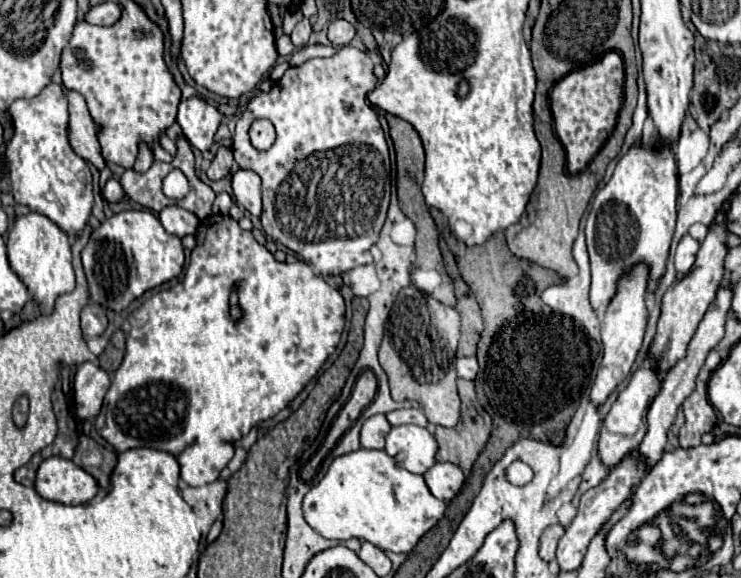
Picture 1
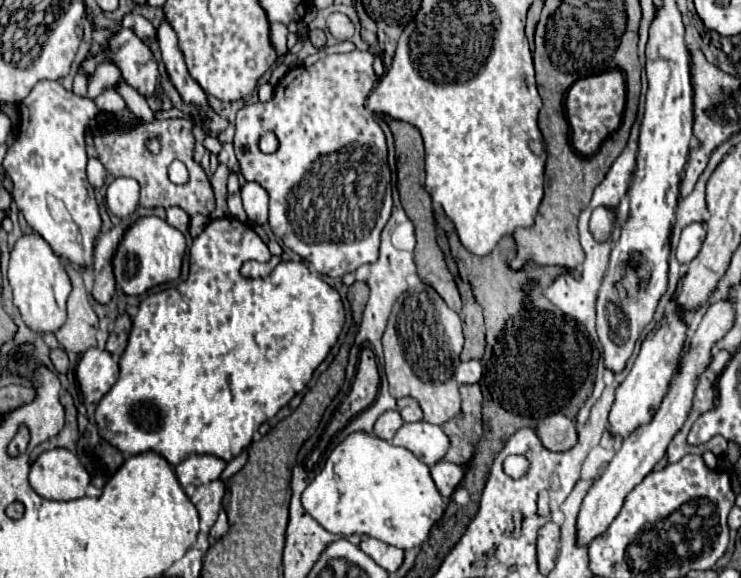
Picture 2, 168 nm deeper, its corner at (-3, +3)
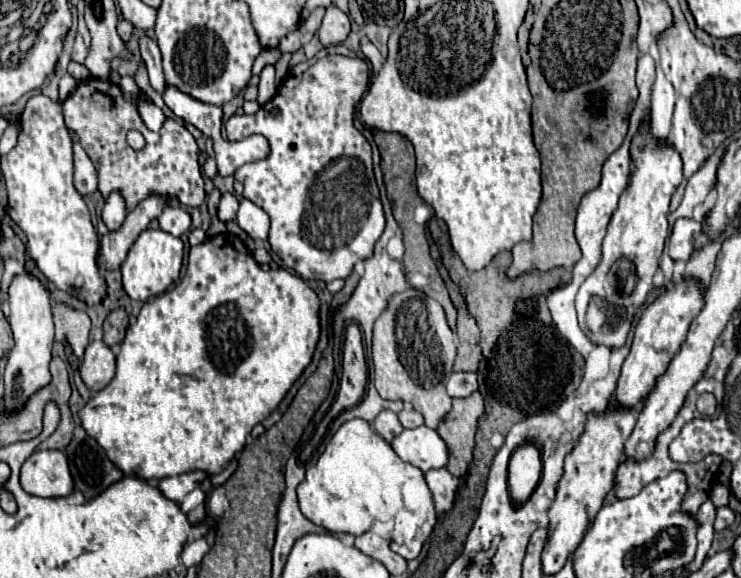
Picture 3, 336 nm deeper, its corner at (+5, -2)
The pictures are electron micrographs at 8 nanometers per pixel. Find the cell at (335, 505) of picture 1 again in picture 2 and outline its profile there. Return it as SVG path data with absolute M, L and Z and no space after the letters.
M353 432L341 444L335 446L327 458L323 470L313 478L313 482L303 492L303 508L329 532L337 536L367 534L383 540L391 546L409 550L423 544L429 538L433 524L443 516L445 502L429 476L429 466L419 462L419 458L407 448L397 448L387 440L377 438L367 432Z

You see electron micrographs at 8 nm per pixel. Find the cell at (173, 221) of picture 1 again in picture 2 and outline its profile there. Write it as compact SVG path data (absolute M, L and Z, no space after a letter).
M179 206L167 208L167 222L169 222L171 226L175 226L177 230L187 232L187 228L189 228L189 214L187 214L185 210L181 210Z

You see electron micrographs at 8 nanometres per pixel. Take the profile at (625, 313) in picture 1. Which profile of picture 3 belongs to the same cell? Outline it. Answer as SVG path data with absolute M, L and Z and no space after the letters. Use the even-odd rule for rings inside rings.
M649 117L641 123L631 141L631 159L633 173L607 227L603 241L603 259L579 287L575 299L583 333L595 345L607 345L611 349L621 349L625 345L635 311L645 305L647 295L653 291L653 275L659 269L663 243L669 233L669 201L683 179L683 163L679 151L667 139L657 139L651 133ZM589 305L595 305L595 309L603 315L603 321L599 321L597 327L593 327L587 319Z

